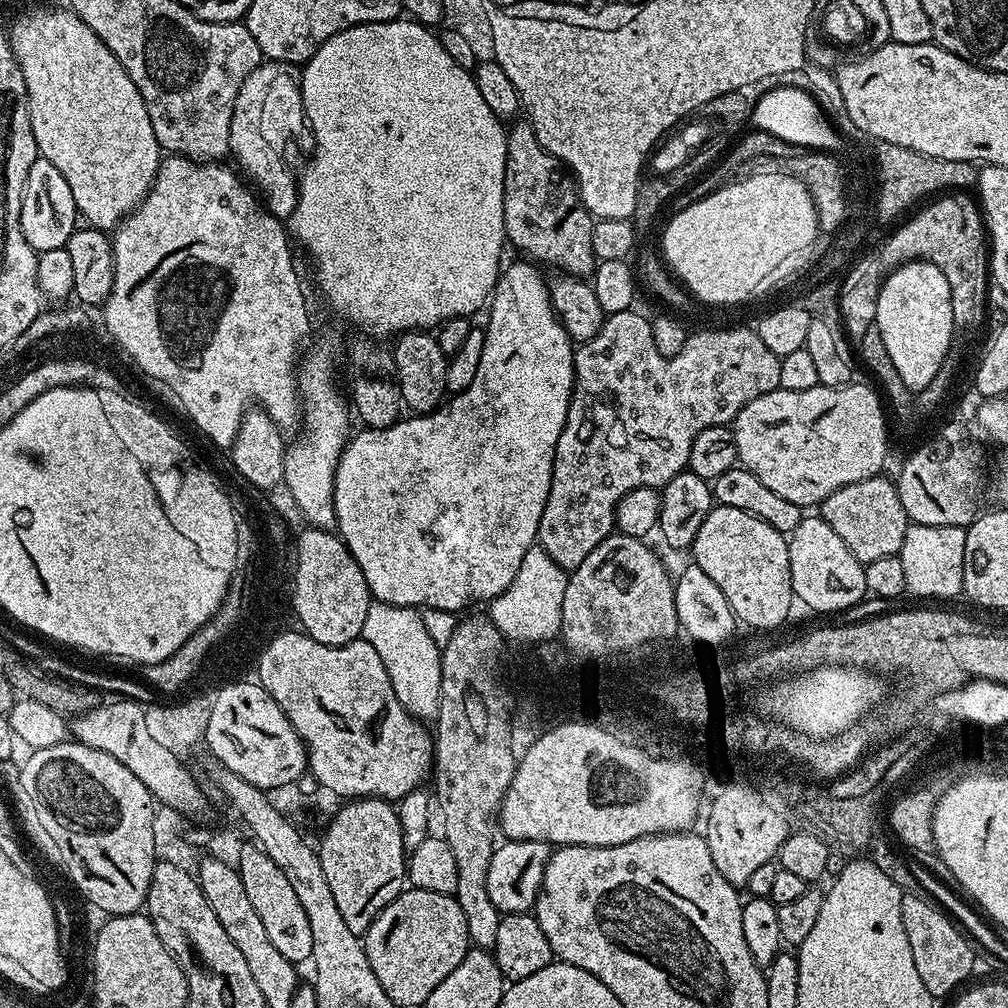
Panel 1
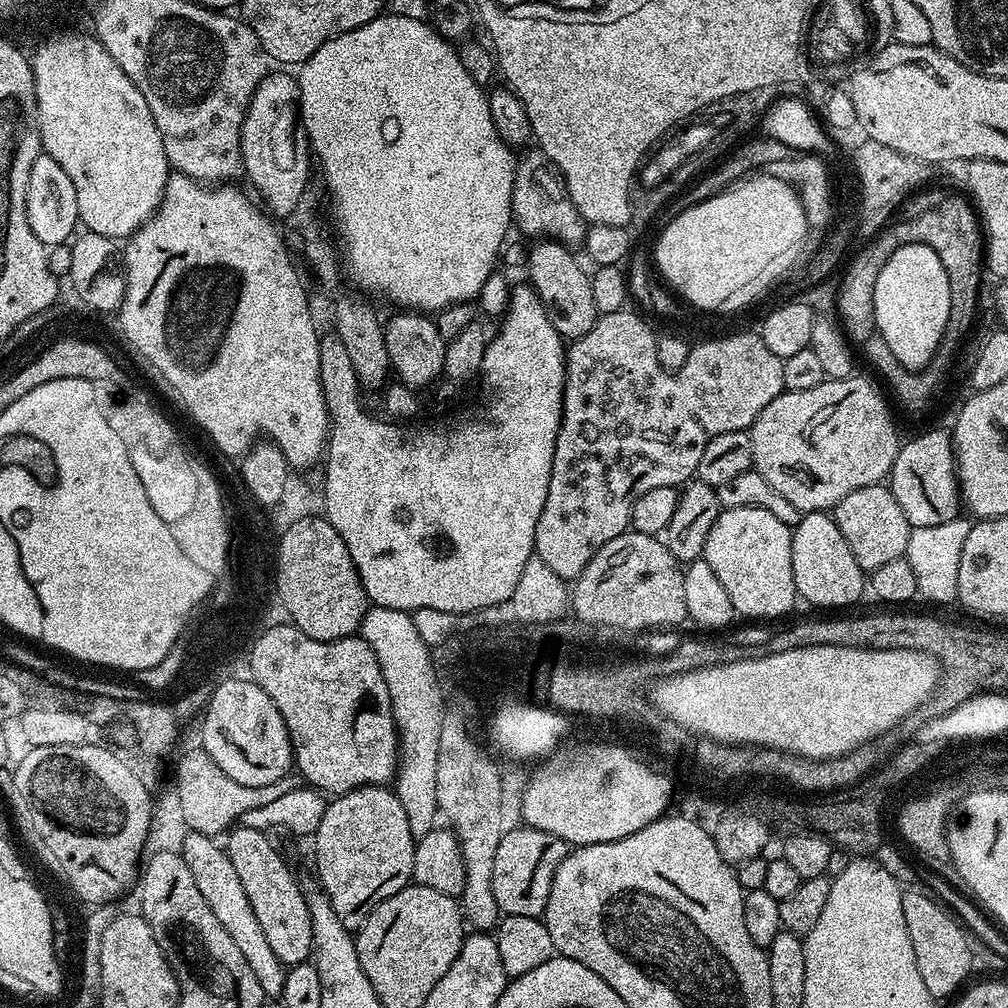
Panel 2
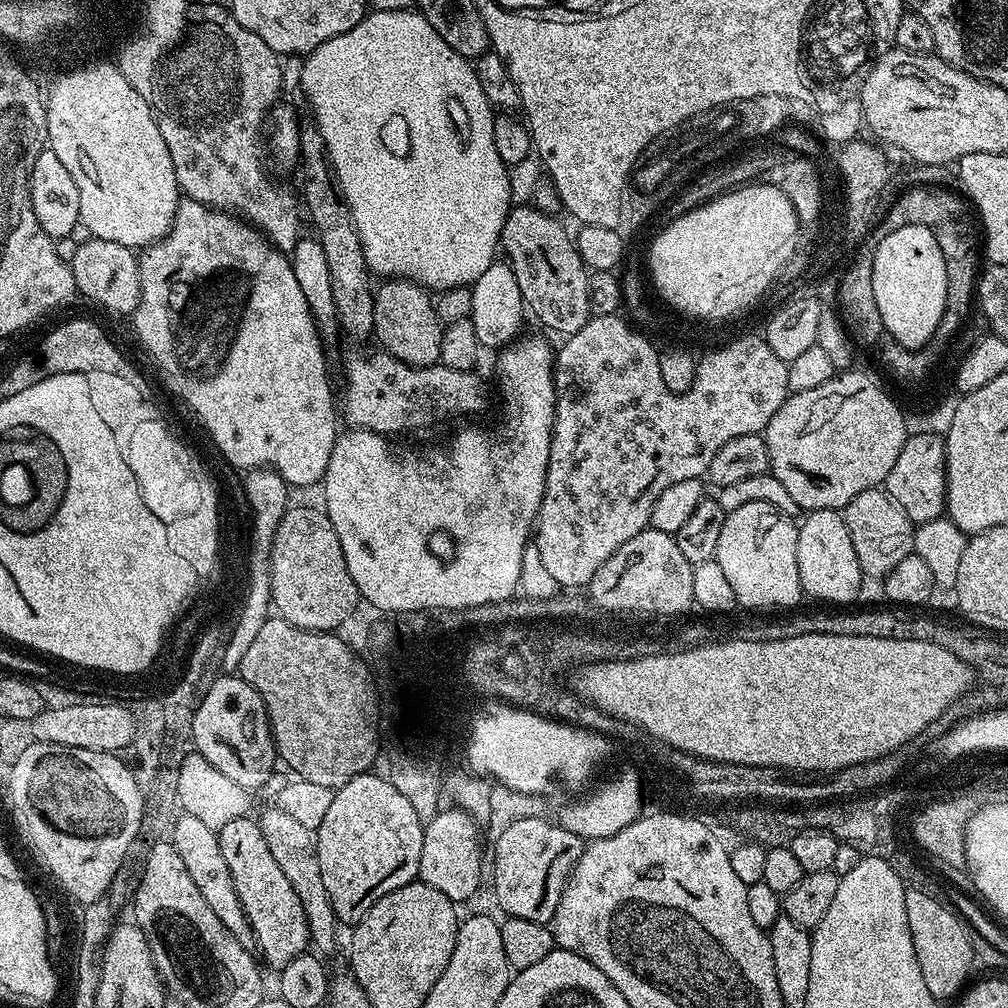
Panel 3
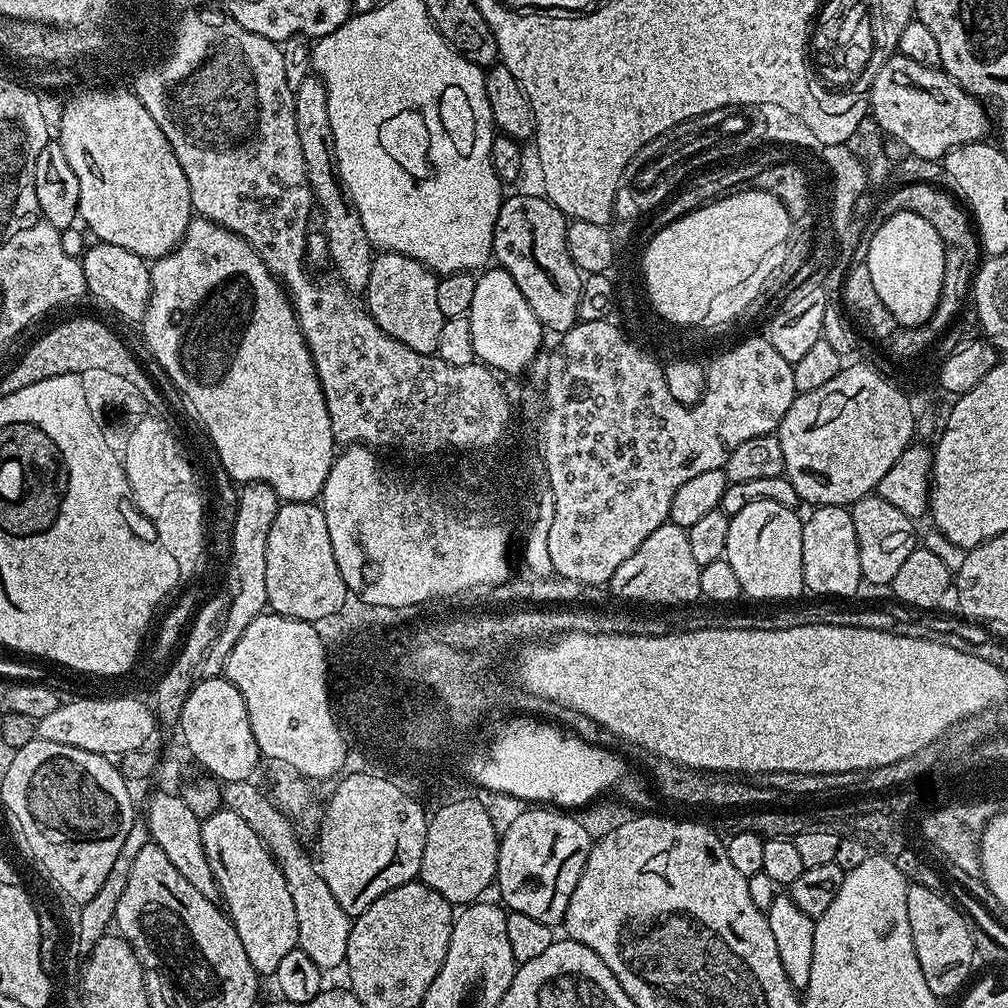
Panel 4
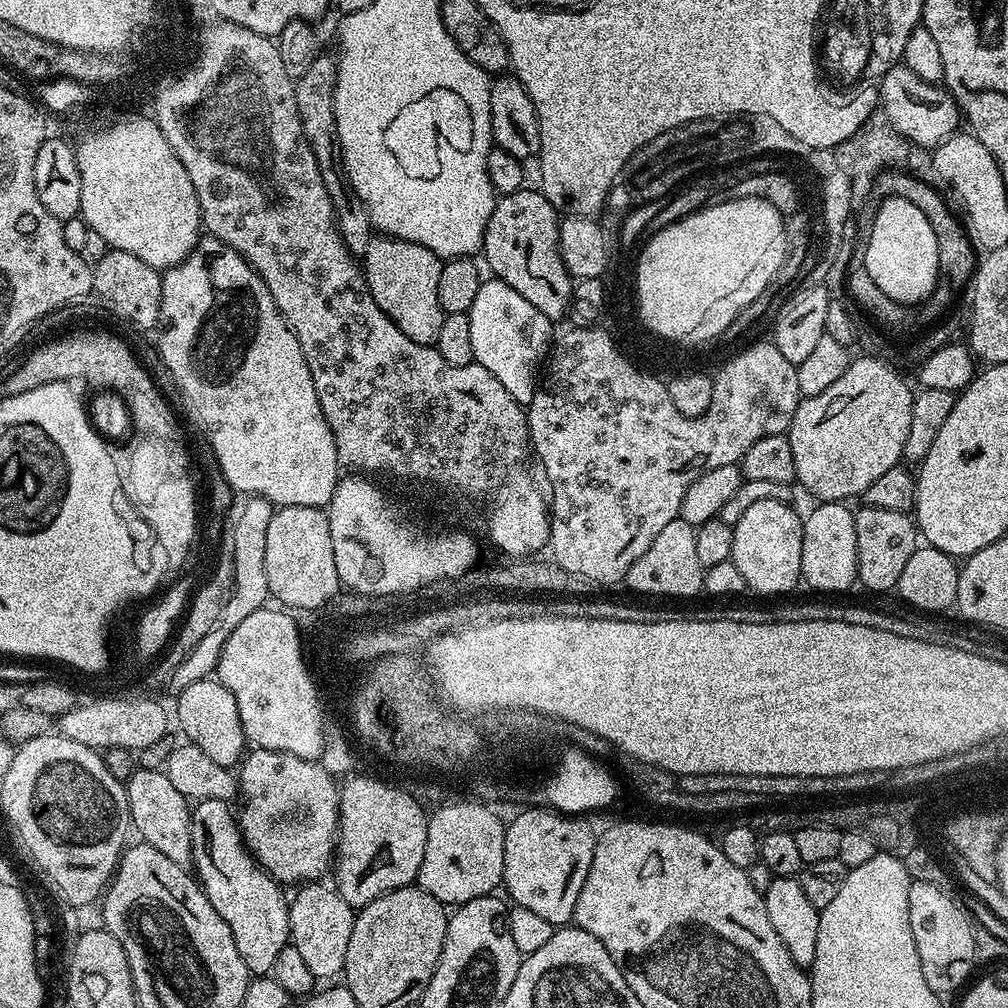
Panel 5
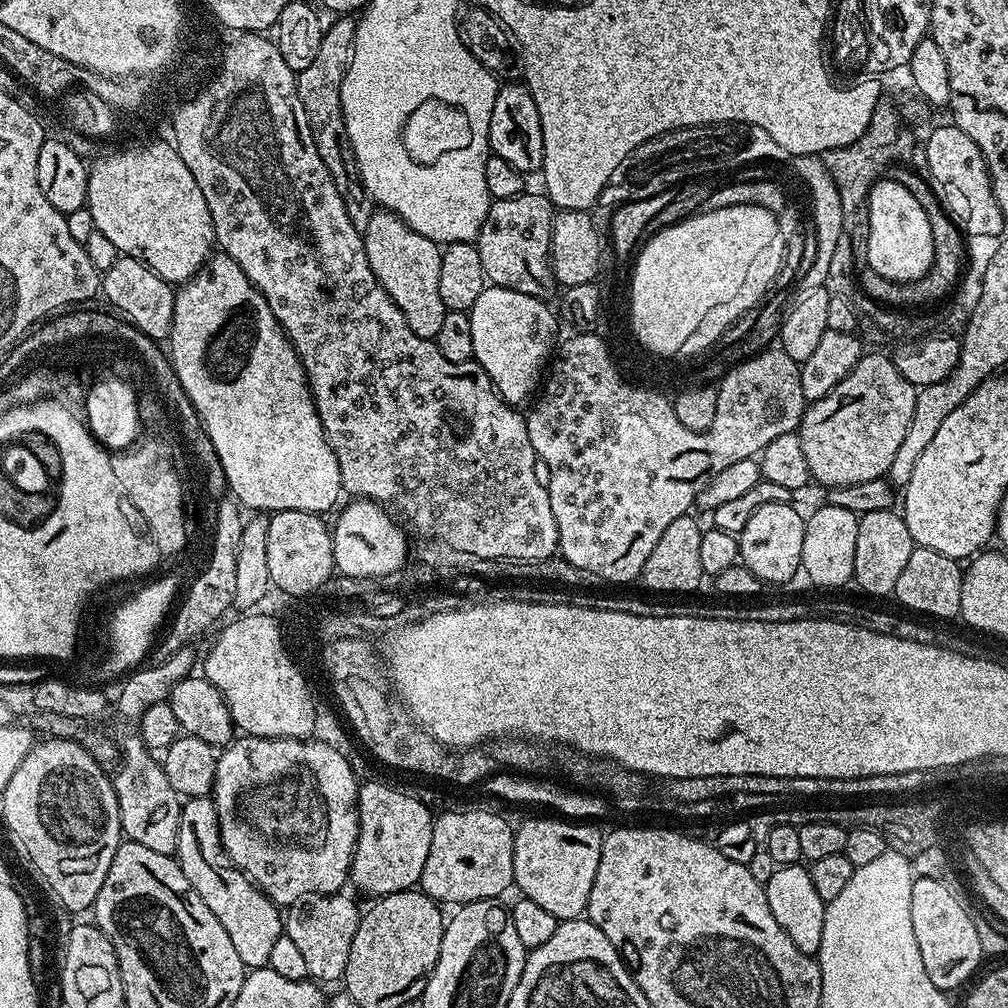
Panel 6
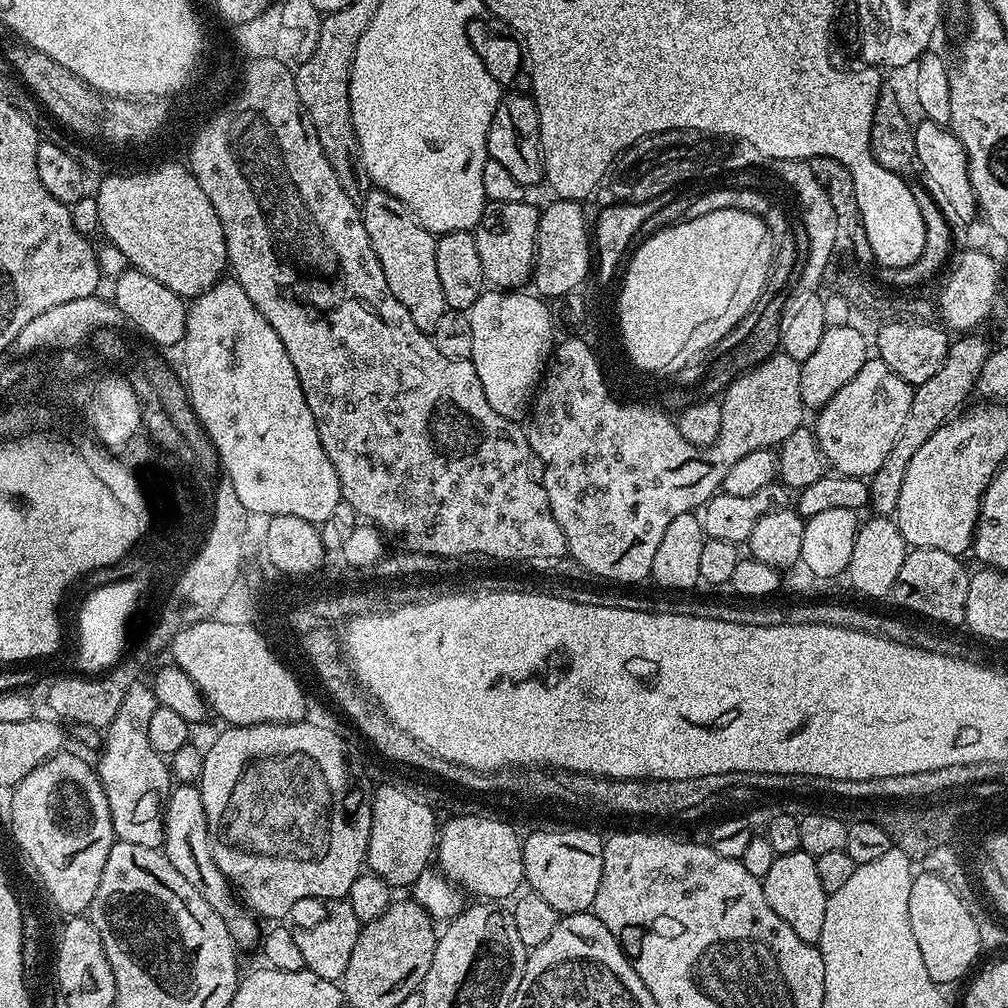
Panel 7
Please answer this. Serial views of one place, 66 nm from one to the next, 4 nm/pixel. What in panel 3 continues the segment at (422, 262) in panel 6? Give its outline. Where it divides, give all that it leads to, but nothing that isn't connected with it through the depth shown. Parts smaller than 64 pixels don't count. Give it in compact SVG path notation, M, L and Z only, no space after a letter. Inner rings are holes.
M388 278L381 284L384 285L381 288L379 285L374 292L372 330L374 340L380 343L377 345L394 358L415 368L439 364L445 325L441 324L438 318L429 289L403 278Z

